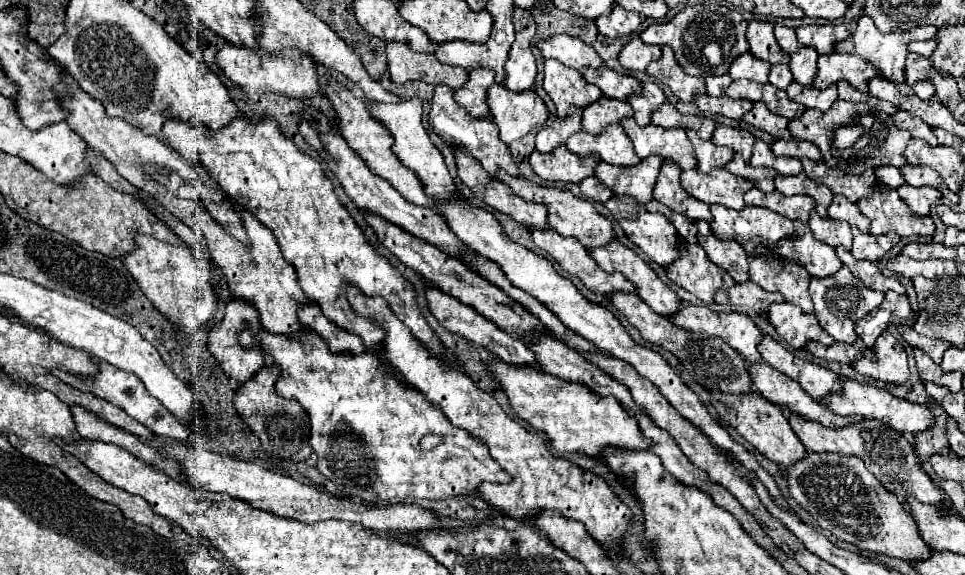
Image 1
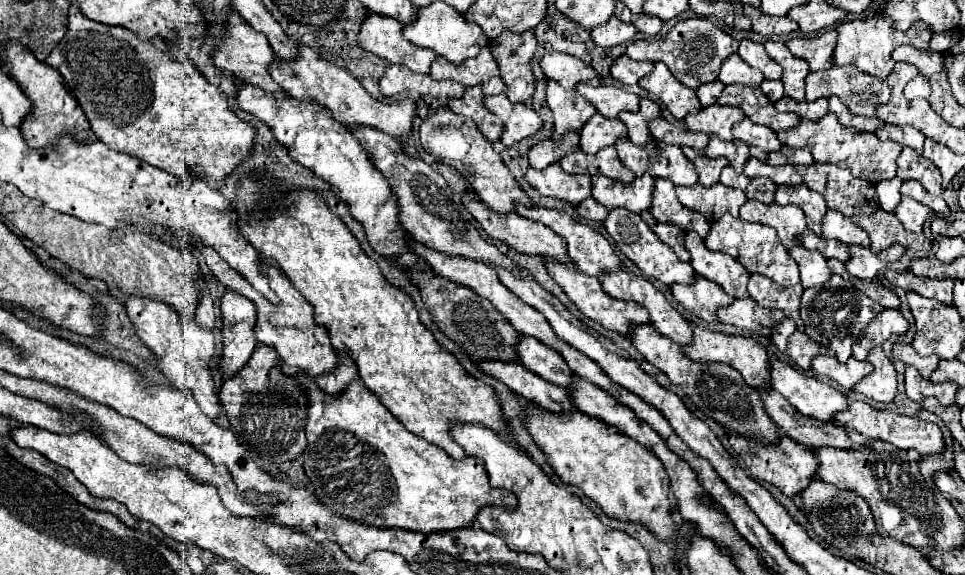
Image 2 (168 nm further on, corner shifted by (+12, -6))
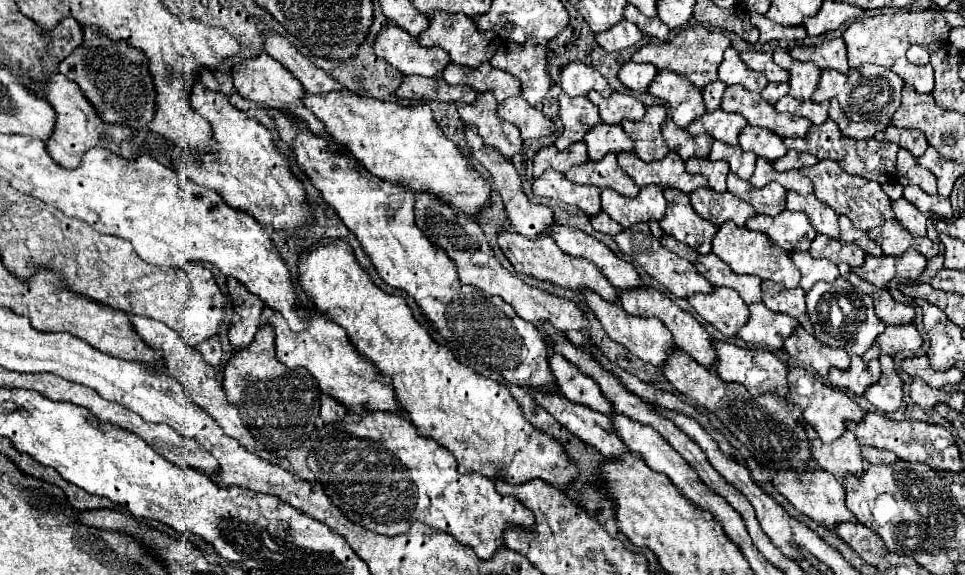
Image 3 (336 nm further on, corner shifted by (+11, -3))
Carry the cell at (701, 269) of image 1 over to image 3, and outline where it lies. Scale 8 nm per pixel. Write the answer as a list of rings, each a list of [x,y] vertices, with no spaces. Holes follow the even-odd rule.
[[[716,287],[714,293],[702,295],[696,293],[688,297],[688,303],[696,309],[696,313],[714,325],[718,331],[722,331],[728,337],[734,337],[738,329],[748,321],[750,311],[748,305],[738,297],[734,289],[726,287]]]

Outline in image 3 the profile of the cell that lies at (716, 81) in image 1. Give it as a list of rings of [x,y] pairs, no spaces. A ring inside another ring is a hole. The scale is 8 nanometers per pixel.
[[[714,81],[710,85],[706,85],[702,89],[702,97],[704,97],[704,105],[708,111],[712,109],[718,109],[720,107],[720,101],[722,101],[722,95],[724,95],[724,89],[726,85],[722,81]]]

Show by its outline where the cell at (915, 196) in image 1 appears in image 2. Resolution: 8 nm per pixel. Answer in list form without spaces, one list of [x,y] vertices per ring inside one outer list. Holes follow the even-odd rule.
[[[903,196],[893,214],[903,222],[905,230],[909,230],[909,232],[921,232],[925,220],[927,220],[929,208],[925,208],[923,204],[917,204],[917,200],[913,200],[913,198],[905,198]]]

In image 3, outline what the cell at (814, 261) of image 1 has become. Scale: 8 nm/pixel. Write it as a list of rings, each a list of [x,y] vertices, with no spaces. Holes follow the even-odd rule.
[[[792,253],[790,255],[794,265],[800,269],[802,273],[802,281],[800,281],[800,287],[804,291],[810,291],[810,287],[816,283],[816,281],[826,281],[826,283],[832,283],[838,279],[838,267],[826,259],[814,259],[810,253]]]

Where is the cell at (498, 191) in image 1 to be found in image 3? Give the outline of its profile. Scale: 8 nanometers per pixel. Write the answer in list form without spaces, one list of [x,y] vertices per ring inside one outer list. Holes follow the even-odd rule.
[[[502,233],[498,237],[498,243],[500,243],[506,259],[514,265],[514,269],[518,273],[524,273],[528,277],[536,277],[542,281],[550,281],[550,283],[554,283],[562,289],[570,289],[574,293],[590,289],[590,291],[598,293],[602,299],[606,299],[610,303],[618,303],[618,291],[606,281],[606,277],[598,271],[598,267],[594,263],[562,253],[562,249],[548,235],[542,235],[536,241],[530,241],[518,233]]]

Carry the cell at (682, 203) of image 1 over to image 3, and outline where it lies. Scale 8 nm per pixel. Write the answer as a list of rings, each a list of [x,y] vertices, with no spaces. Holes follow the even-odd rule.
[[[666,189],[664,197],[668,201],[668,209],[660,225],[666,231],[666,235],[696,249],[702,255],[710,253],[712,239],[718,227],[694,213],[686,193],[678,193],[678,189]]]

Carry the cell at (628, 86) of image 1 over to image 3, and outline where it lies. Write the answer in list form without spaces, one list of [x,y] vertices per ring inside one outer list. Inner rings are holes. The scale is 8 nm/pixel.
[[[590,91],[588,99],[598,105],[600,117],[608,125],[620,125],[624,119],[628,121],[642,121],[644,117],[644,103],[640,103],[636,97],[628,93],[612,93],[608,99],[602,95]]]

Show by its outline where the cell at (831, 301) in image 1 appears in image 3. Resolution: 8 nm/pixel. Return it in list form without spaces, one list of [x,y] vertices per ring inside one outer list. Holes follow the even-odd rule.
[[[838,277],[834,283],[818,281],[806,293],[806,307],[814,325],[816,339],[830,347],[846,349],[850,357],[862,357],[872,347],[876,337],[882,335],[886,329],[886,325],[874,313],[872,299],[866,293],[860,293],[856,287],[852,287],[844,277]]]

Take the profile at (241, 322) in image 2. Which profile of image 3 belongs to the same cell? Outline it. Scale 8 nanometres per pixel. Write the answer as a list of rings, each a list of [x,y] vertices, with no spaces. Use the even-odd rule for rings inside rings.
[[[228,279],[226,287],[228,287],[228,297],[232,297],[232,309],[230,309],[232,325],[228,339],[234,349],[244,349],[246,345],[252,343],[260,327],[264,301],[248,293],[246,287],[234,279]]]

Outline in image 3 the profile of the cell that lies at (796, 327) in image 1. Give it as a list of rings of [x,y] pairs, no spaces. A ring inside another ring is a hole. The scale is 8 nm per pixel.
[[[802,327],[794,329],[794,335],[788,337],[784,349],[790,357],[796,357],[800,363],[814,367],[822,377],[828,377],[828,371],[832,367],[836,369],[850,367],[850,357],[844,349],[834,349],[816,341],[816,337],[812,337]]]

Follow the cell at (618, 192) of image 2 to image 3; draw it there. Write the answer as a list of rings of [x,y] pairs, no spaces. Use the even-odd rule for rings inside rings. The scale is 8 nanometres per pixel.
[[[656,185],[640,189],[638,197],[634,199],[622,197],[612,189],[604,189],[602,211],[622,227],[632,227],[634,223],[646,223],[650,219],[660,221],[666,213],[666,199],[662,195],[662,189],[658,189]]]

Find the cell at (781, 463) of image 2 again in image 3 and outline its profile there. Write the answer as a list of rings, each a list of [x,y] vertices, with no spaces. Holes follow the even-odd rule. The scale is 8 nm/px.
[[[772,471],[772,485],[806,517],[812,521],[824,525],[824,527],[836,527],[838,523],[856,523],[856,517],[846,507],[846,491],[844,485],[832,477],[828,471],[810,471],[804,475],[798,475],[796,471]]]

